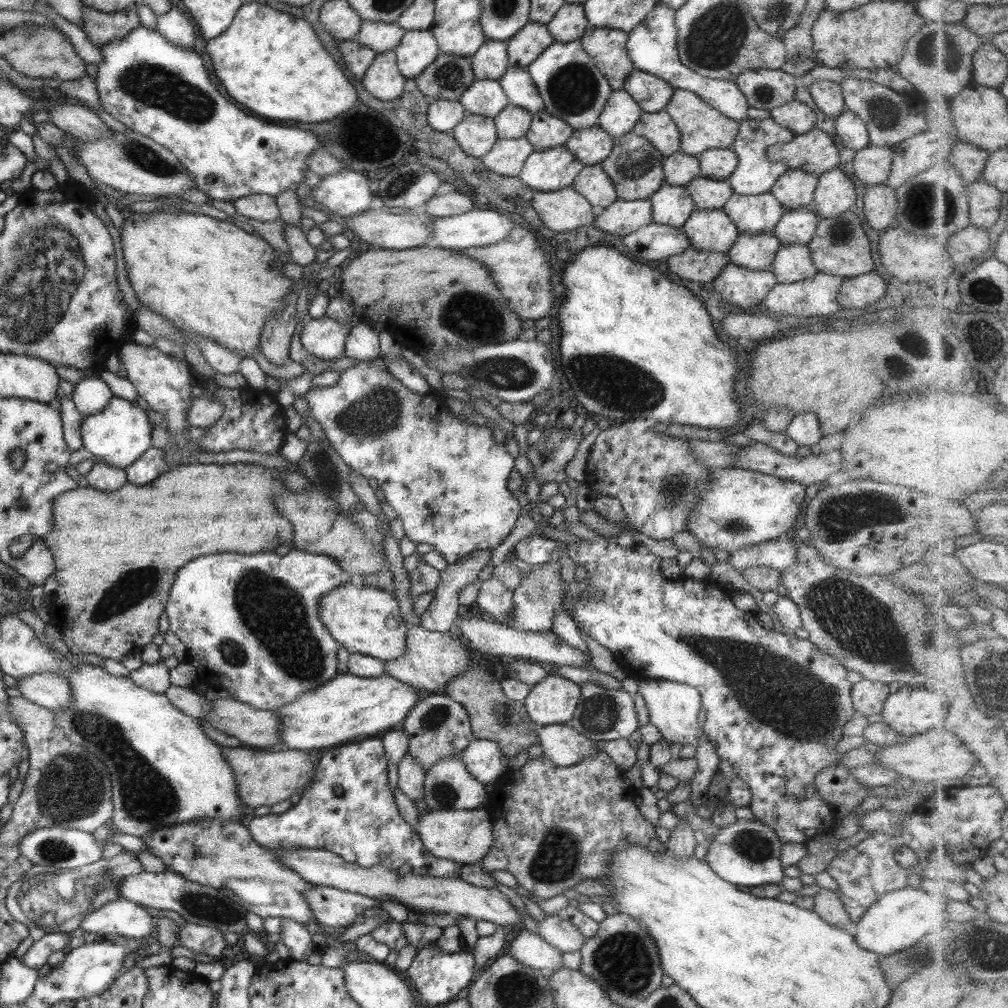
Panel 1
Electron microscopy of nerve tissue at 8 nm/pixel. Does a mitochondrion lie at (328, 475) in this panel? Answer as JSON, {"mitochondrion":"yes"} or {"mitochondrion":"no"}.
{"mitochondrion":"yes"}

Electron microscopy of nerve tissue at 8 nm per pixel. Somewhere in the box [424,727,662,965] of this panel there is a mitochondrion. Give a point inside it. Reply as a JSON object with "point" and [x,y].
{"point":[558,856]}

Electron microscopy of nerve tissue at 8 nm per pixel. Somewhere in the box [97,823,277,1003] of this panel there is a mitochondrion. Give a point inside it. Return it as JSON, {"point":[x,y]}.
{"point":[211,907]}

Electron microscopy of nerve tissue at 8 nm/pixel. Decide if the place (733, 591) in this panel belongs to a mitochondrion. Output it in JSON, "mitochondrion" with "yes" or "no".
{"mitochondrion":"no"}

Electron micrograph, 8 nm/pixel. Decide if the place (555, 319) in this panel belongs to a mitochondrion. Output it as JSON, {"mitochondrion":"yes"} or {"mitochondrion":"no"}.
{"mitochondrion":"no"}

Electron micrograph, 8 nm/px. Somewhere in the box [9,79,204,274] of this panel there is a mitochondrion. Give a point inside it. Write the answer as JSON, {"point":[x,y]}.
{"point":[140,154]}

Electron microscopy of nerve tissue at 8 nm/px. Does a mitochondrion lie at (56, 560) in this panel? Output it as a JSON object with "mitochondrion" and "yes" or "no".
{"mitochondrion":"no"}

